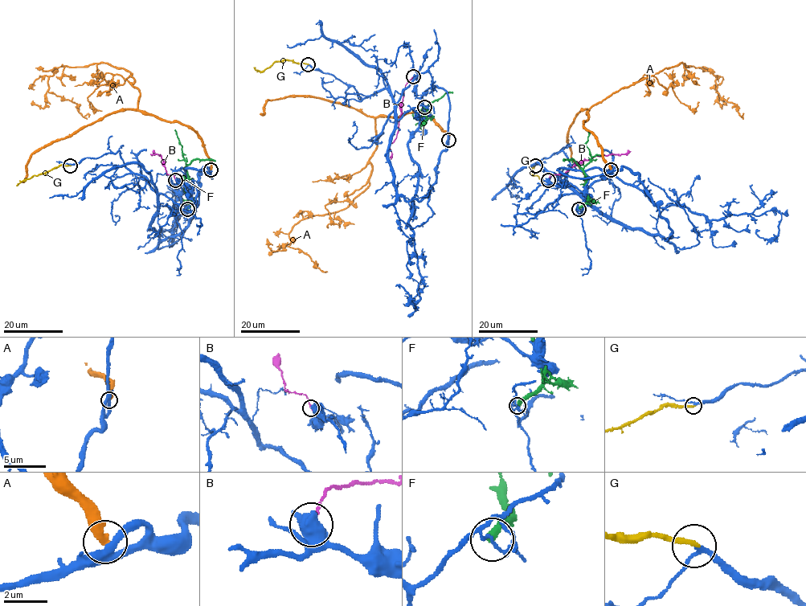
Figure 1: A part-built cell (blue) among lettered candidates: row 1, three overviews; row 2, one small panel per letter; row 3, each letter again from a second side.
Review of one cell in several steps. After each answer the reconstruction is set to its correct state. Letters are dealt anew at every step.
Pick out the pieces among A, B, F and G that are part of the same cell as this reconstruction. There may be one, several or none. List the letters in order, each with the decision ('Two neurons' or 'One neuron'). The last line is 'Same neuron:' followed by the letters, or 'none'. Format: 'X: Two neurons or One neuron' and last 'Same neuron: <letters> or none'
A: Two neurons
B: Two neurons
F: Two neurons
G: One neuron
Same neuron: G

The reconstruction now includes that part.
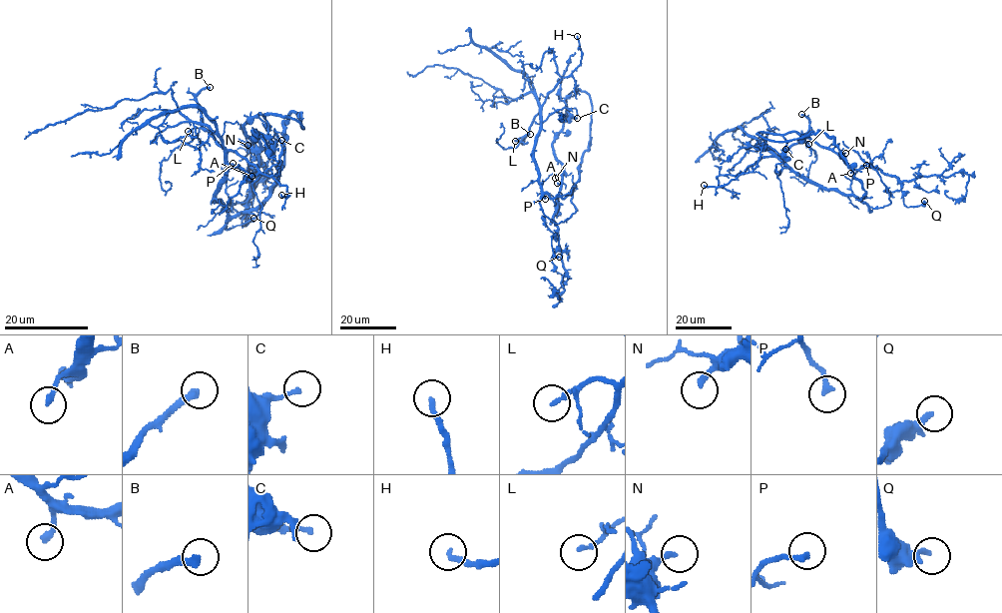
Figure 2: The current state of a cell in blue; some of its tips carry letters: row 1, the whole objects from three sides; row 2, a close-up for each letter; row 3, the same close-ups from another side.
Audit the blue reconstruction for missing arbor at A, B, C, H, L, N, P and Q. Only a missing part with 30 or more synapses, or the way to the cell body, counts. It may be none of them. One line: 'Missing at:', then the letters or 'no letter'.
Missing at: A, H

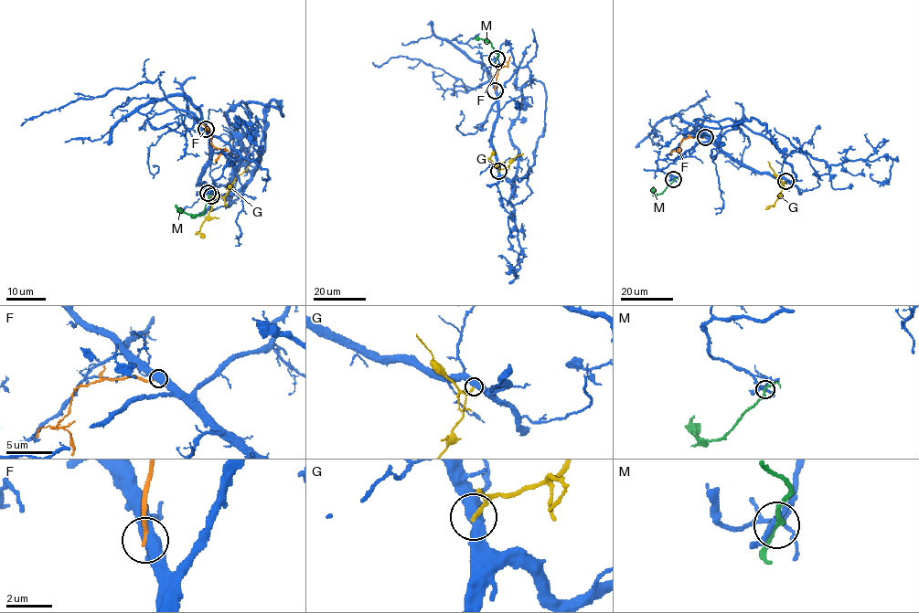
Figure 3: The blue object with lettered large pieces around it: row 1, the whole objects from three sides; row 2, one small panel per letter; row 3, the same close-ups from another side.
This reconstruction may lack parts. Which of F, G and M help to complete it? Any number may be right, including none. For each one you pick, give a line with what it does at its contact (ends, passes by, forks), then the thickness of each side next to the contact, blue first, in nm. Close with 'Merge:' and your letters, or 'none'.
Merge: none

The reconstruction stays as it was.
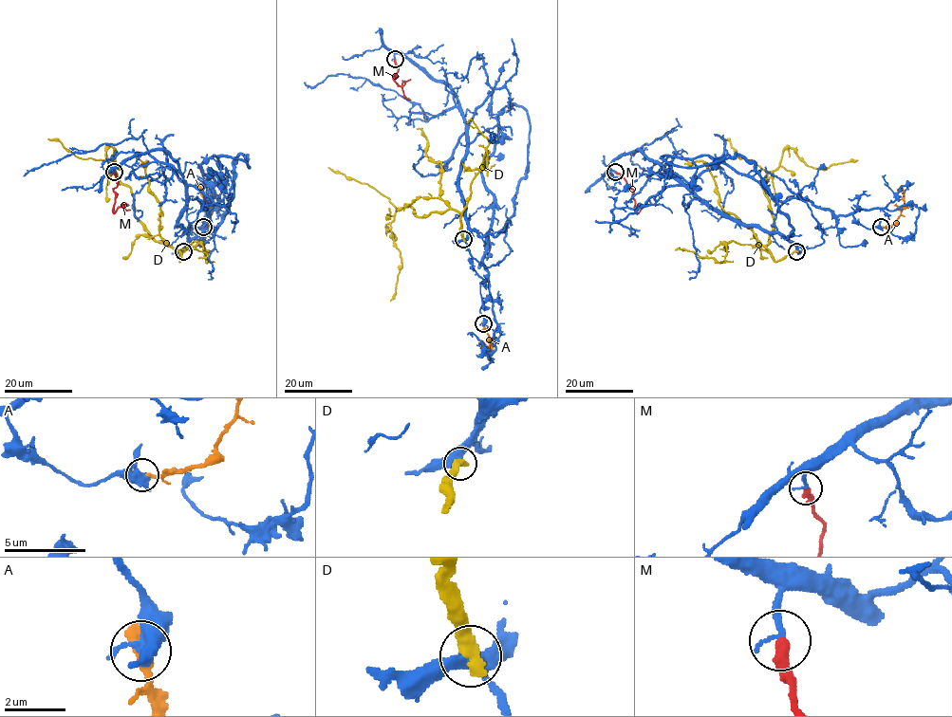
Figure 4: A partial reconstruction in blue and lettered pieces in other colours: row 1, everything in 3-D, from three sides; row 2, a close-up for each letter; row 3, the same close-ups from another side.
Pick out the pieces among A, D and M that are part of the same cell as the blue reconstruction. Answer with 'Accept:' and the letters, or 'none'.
Accept: M

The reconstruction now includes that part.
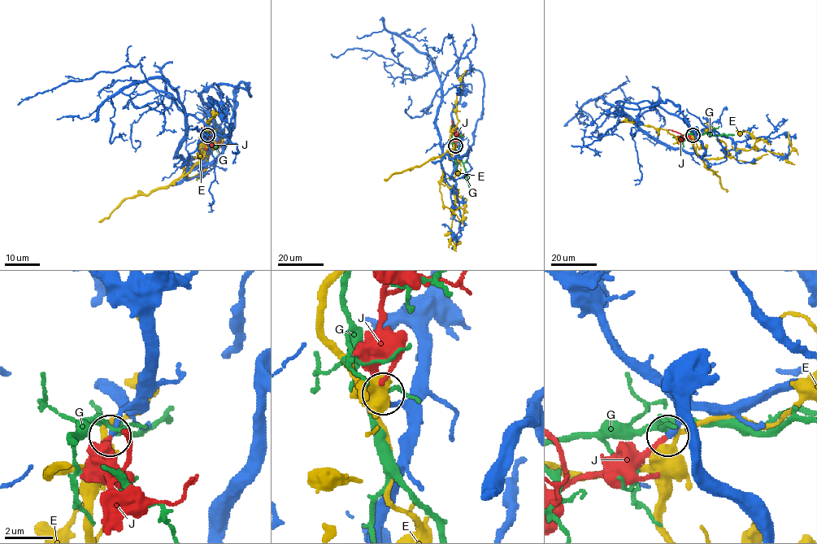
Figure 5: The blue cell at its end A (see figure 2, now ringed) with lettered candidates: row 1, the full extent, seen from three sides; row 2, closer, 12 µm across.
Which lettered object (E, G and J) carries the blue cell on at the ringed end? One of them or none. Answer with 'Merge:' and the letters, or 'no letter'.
Merge: J

